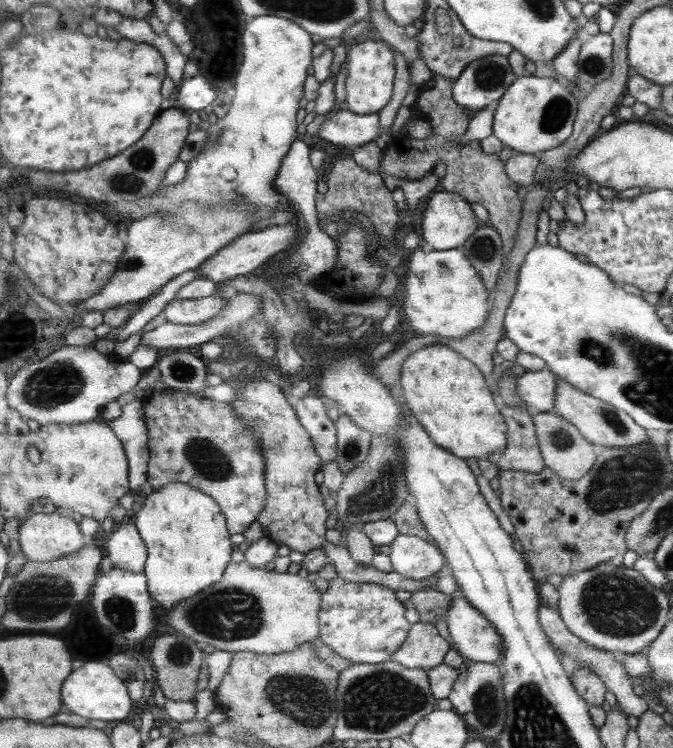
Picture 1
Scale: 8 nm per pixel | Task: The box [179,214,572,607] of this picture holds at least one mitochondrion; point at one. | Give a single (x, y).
(378, 495)

